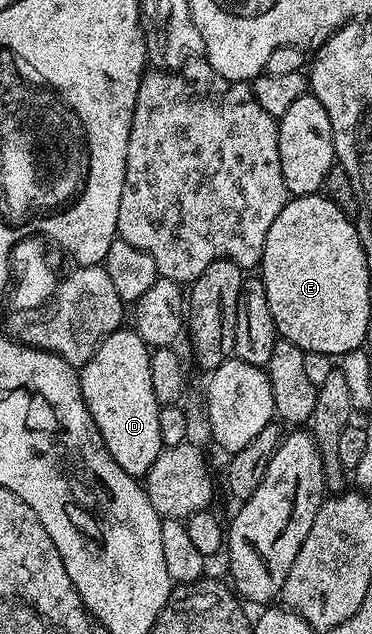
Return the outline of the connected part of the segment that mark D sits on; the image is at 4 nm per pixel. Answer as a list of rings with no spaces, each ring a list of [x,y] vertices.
[[[119,328],[112,331],[108,337],[98,343],[96,352],[88,360],[86,366],[81,367],[82,395],[84,404],[96,420],[96,428],[100,428],[100,436],[112,452],[112,460],[128,472],[128,476],[139,480],[145,479],[146,473],[156,464],[156,456],[164,448],[160,440],[160,412],[156,392],[152,392],[152,364],[150,363],[151,347],[147,346],[142,337],[133,328]]]

